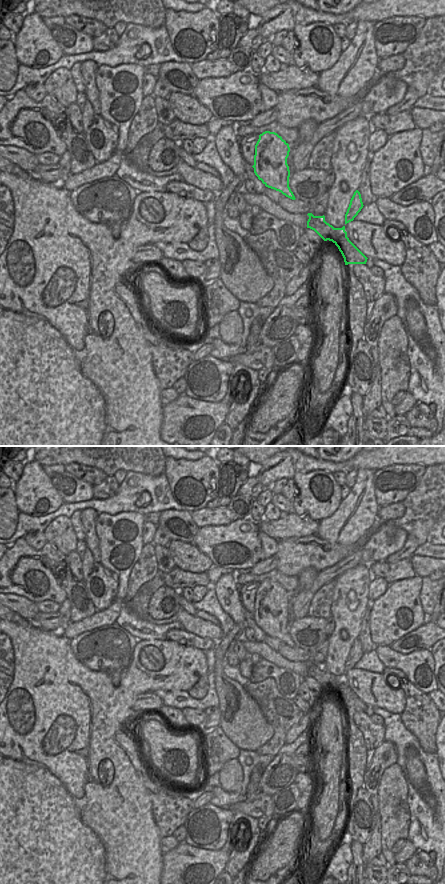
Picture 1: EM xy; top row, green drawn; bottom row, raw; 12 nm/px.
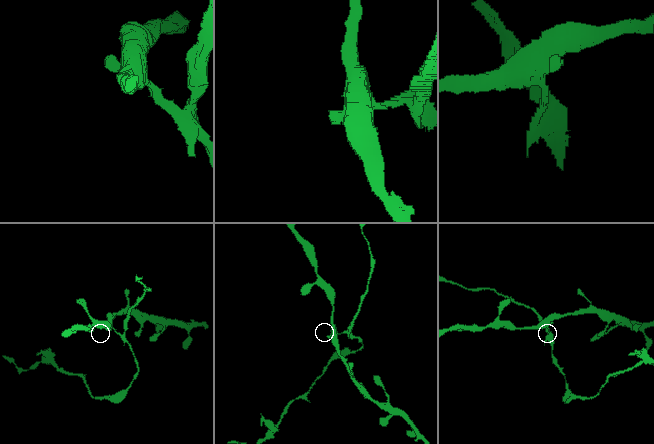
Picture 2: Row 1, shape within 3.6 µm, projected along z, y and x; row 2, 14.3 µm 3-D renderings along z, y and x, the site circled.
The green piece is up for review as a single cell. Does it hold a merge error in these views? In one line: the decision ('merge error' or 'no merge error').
merge error

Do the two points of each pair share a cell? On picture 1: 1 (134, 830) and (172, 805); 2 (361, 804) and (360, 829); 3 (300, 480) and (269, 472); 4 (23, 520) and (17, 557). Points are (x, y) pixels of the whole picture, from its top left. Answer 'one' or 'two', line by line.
1: two
2: one
3: two
4: two

